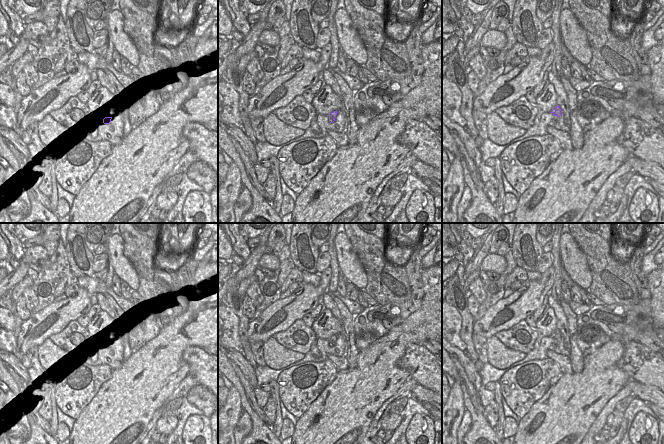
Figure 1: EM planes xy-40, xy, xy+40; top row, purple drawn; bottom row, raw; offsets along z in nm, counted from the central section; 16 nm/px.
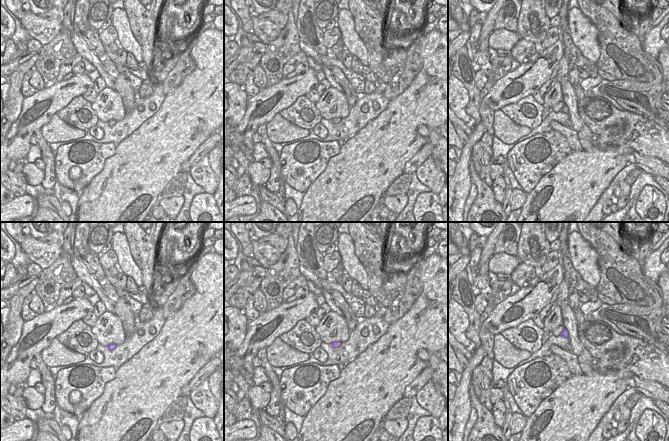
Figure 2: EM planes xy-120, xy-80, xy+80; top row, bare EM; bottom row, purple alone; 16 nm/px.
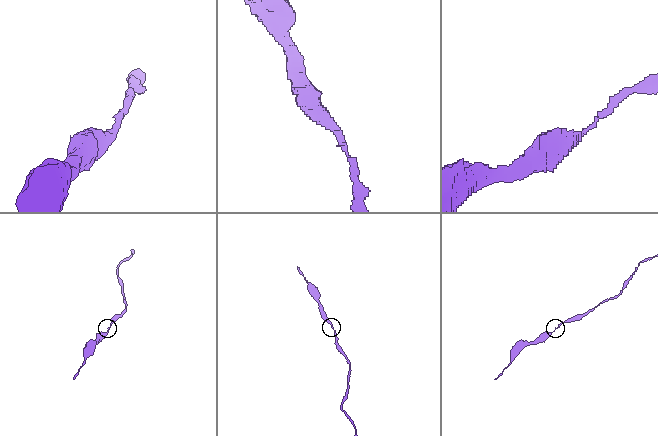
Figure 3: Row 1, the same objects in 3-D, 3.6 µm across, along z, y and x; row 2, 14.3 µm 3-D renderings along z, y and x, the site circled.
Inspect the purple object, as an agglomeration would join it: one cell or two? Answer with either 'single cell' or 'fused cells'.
single cell

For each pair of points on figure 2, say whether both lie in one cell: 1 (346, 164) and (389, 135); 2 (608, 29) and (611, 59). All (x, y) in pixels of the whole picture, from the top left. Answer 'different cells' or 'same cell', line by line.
1: same cell
2: same cell

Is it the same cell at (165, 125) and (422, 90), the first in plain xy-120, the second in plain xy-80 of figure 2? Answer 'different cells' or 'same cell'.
same cell

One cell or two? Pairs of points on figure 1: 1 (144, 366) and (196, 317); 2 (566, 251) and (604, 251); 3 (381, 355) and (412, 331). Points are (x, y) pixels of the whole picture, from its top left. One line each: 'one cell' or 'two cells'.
1: one cell
2: two cells
3: one cell

